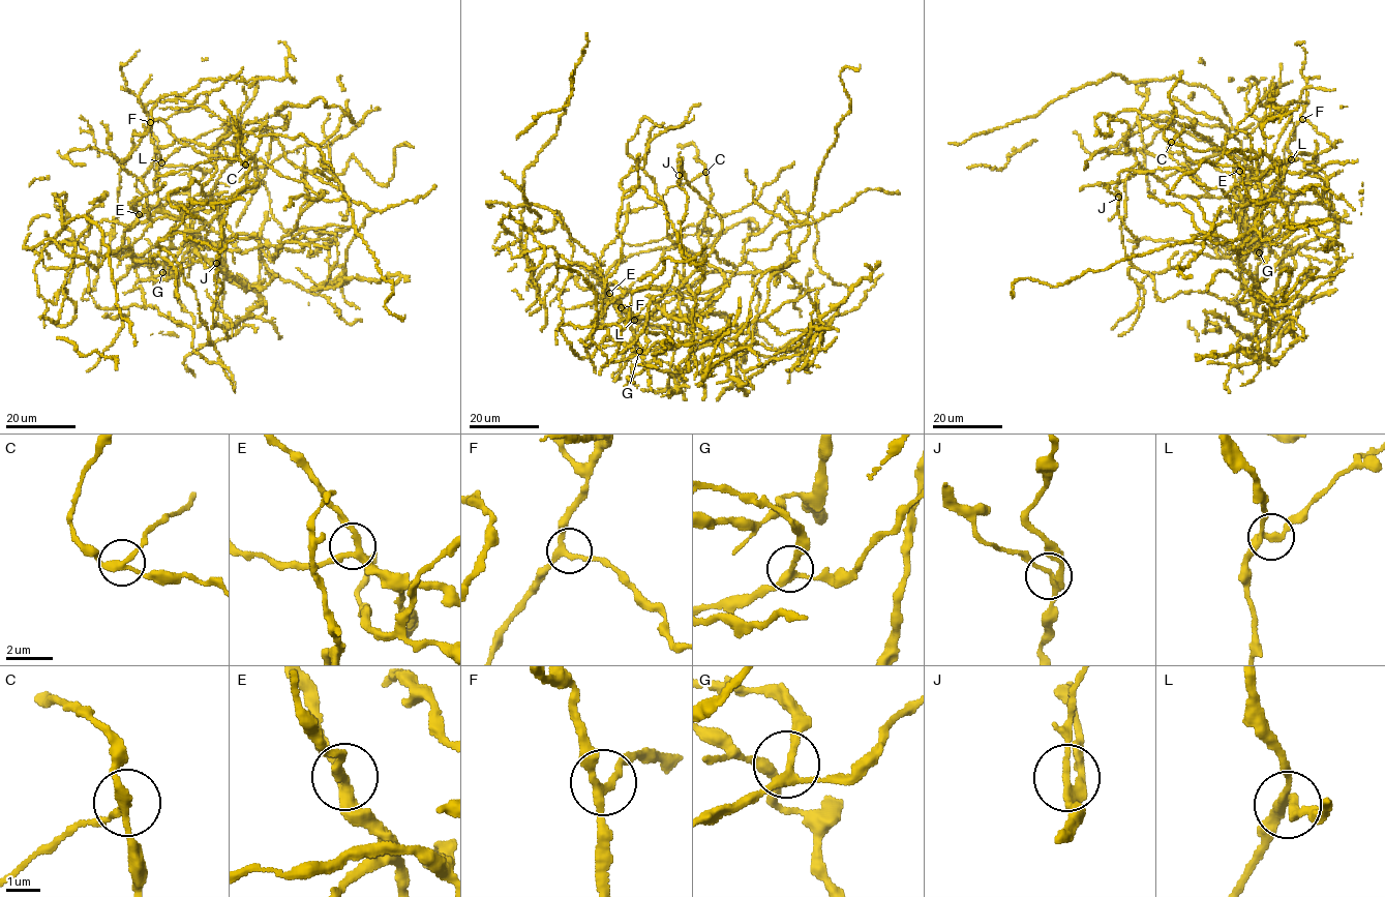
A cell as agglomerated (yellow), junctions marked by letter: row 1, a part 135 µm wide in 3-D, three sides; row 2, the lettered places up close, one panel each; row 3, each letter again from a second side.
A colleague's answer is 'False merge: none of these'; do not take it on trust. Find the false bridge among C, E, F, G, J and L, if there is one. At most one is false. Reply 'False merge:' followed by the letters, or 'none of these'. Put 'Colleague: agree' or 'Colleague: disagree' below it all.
False merge: C
Colleague: disagree

